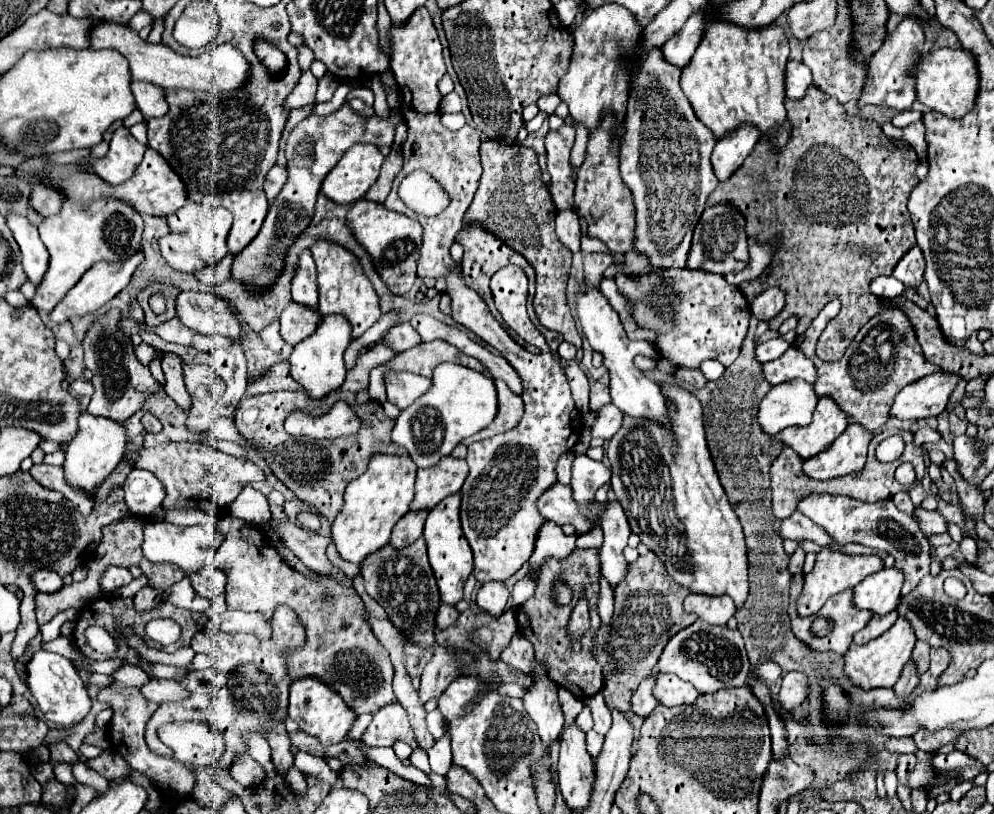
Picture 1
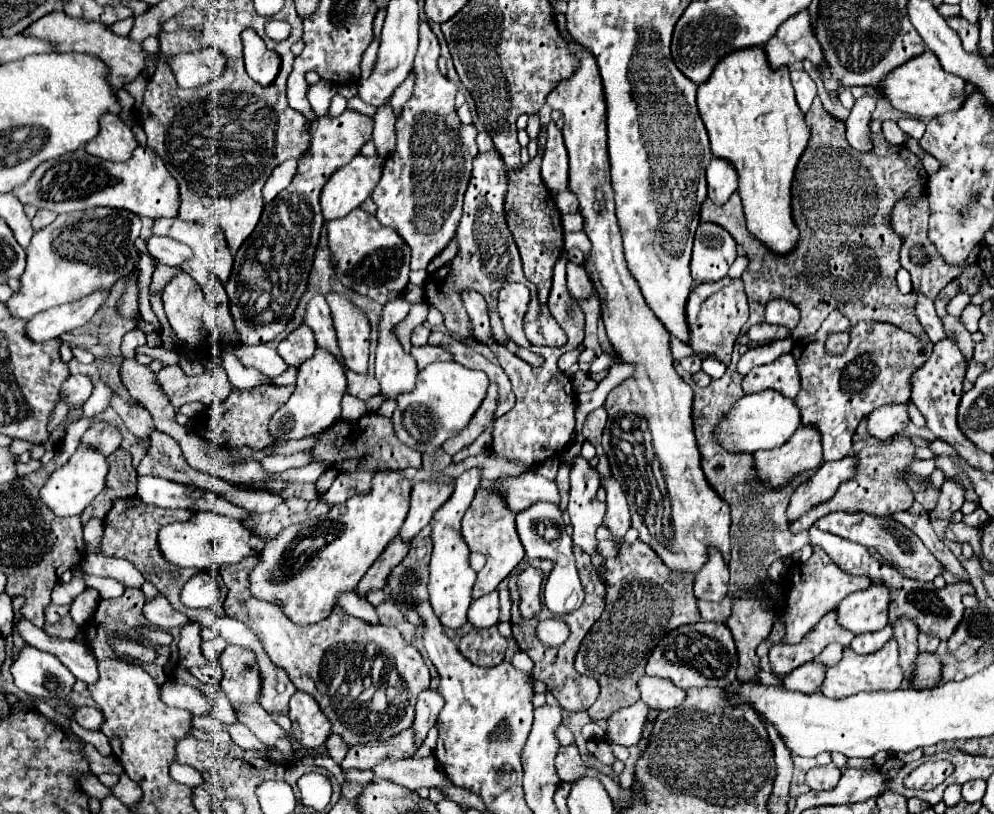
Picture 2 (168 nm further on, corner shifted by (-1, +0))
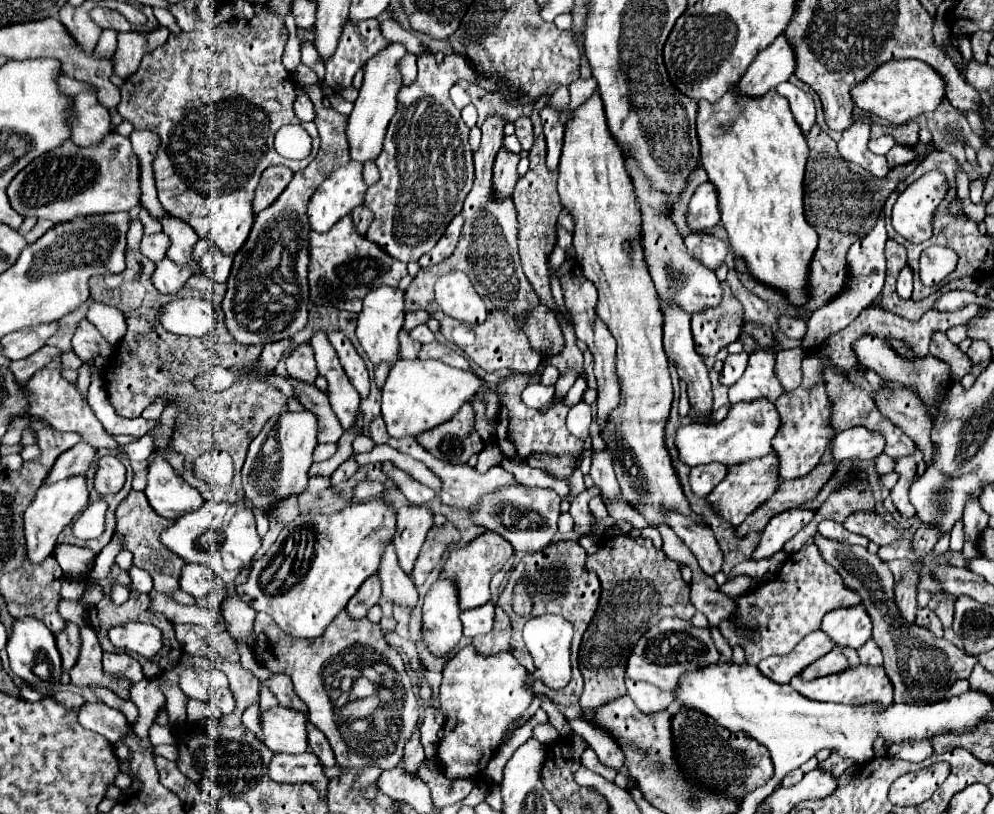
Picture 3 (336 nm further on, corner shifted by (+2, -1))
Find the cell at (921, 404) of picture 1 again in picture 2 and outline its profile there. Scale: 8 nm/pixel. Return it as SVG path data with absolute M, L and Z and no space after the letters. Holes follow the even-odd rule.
M888 404L888 406L876 408L868 416L866 432L878 442L886 442L886 440L892 440L892 436L900 434L908 422L910 418L906 412L906 404L896 404L896 406Z

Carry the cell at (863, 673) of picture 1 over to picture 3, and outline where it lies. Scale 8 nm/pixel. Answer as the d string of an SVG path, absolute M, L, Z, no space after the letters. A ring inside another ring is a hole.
M857 665L857 667L849 667L841 673L825 675L825 677L813 679L813 681L803 681L799 677L793 677L791 687L815 701L835 701L835 703L849 703L849 705L861 705L865 701L893 701L893 683L887 677L883 665L877 665L877 667Z

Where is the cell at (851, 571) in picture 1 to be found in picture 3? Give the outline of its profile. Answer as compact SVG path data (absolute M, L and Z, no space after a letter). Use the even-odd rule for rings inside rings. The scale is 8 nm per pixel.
M809 543L785 559L771 583L755 587L747 595L737 597L737 601L741 601L741 617L721 625L721 633L729 639L731 647L741 645L745 649L749 665L757 665L769 655L787 655L807 633L821 625L825 613L857 605L861 597L843 583L837 569L823 559L819 547Z

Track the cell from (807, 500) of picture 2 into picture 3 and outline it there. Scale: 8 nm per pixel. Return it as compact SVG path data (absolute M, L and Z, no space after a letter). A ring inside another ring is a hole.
M789 509L783 513L777 513L769 525L763 529L763 537L759 541L759 547L755 549L753 559L765 559L771 557L773 553L781 551L783 543L789 541L799 529L803 529L811 519L815 517L813 509Z

